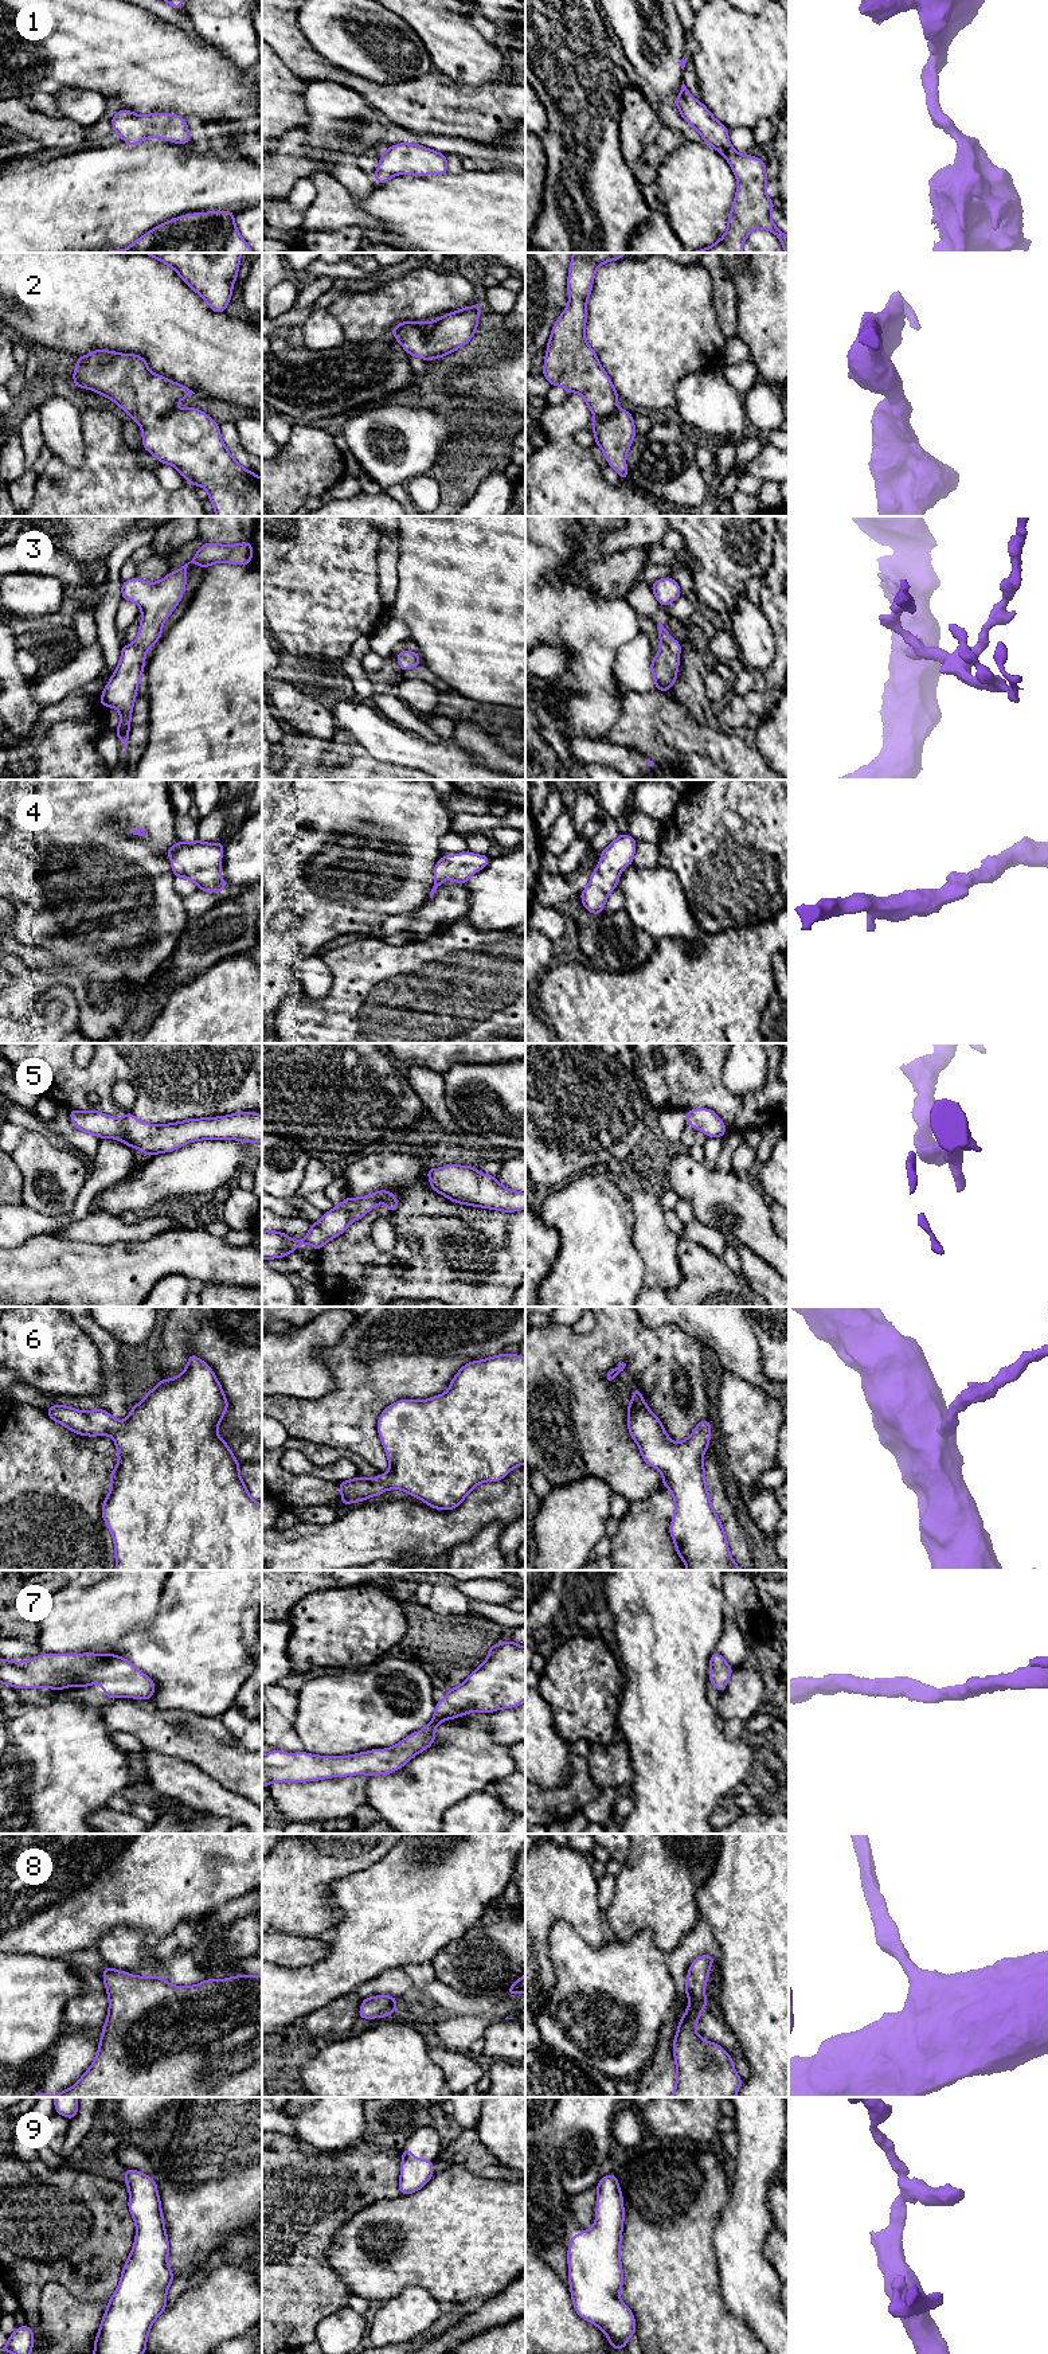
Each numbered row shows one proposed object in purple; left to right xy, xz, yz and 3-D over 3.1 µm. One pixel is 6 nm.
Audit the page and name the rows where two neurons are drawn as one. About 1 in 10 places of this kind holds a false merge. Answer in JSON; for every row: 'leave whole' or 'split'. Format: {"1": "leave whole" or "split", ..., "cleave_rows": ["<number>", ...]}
{"1": "leave whole", "2": "leave whole", "3": "leave whole", "4": "leave whole", "5": "leave whole", "6": "leave whole", "7": "leave whole", "8": "leave whole", "9": "leave whole", "cleave_rows": []}

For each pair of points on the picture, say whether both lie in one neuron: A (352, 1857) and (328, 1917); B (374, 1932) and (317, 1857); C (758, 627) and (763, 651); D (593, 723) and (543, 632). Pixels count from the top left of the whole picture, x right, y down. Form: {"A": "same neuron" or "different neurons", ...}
{"A": "same neuron", "B": "different neurons", "C": "same neuron", "D": "same neuron"}

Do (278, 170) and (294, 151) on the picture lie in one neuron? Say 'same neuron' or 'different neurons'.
same neuron

